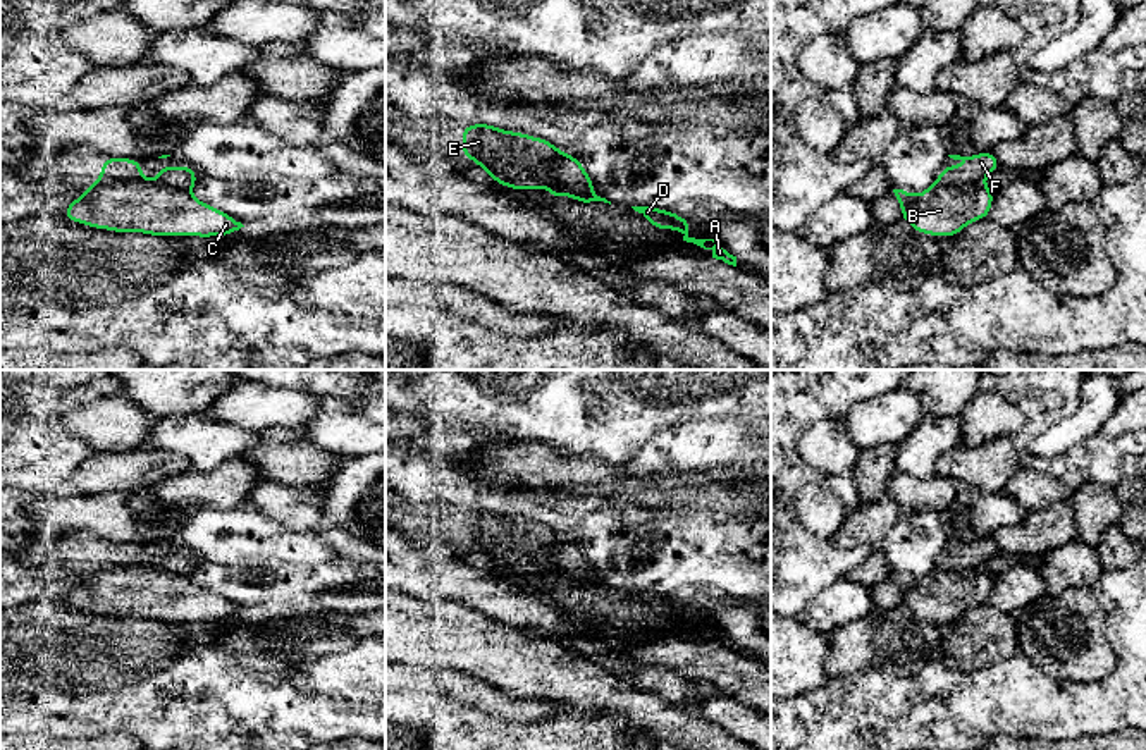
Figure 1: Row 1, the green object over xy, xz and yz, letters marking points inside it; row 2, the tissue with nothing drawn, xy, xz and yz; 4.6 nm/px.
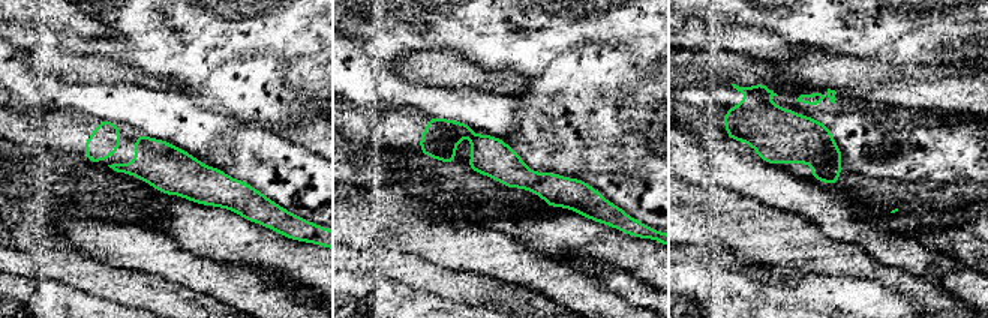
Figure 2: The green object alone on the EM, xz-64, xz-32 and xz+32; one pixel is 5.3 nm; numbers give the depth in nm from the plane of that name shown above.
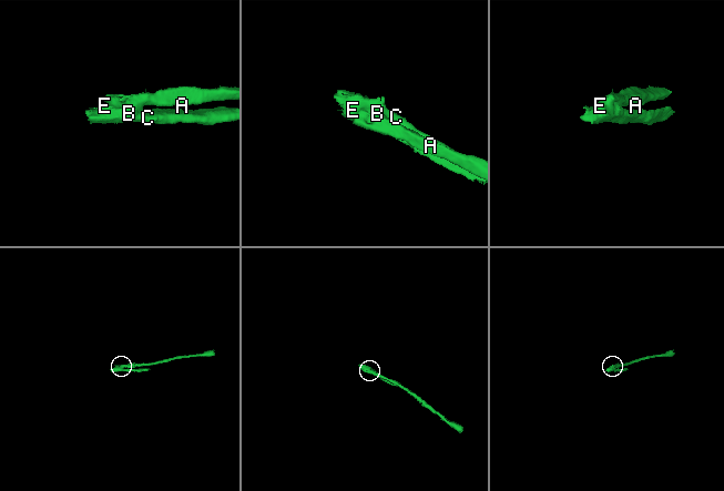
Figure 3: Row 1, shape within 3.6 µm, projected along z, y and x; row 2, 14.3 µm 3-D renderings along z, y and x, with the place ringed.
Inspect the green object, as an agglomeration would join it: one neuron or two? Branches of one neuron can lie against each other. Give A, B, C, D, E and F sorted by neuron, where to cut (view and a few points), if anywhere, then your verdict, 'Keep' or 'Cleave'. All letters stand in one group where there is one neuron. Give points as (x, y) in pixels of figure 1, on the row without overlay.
Groups: A D F / B C E. Split along yz (940, 565), (950, 570), (981, 568). Cleave

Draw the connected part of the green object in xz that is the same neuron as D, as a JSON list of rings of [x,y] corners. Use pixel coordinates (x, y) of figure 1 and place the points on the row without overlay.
[[[632,592],[635,597],[642,599],[656,614],[675,614],[678,618],[683,618],[683,626],[693,628],[704,635],[712,636],[712,643],[721,645],[728,650],[736,652],[736,642],[733,642],[728,635],[721,633],[719,628],[716,630],[716,624],[695,624],[688,621],[688,614],[692,611],[690,606],[678,602],[673,597],[668,595],[657,595],[652,592]]]

